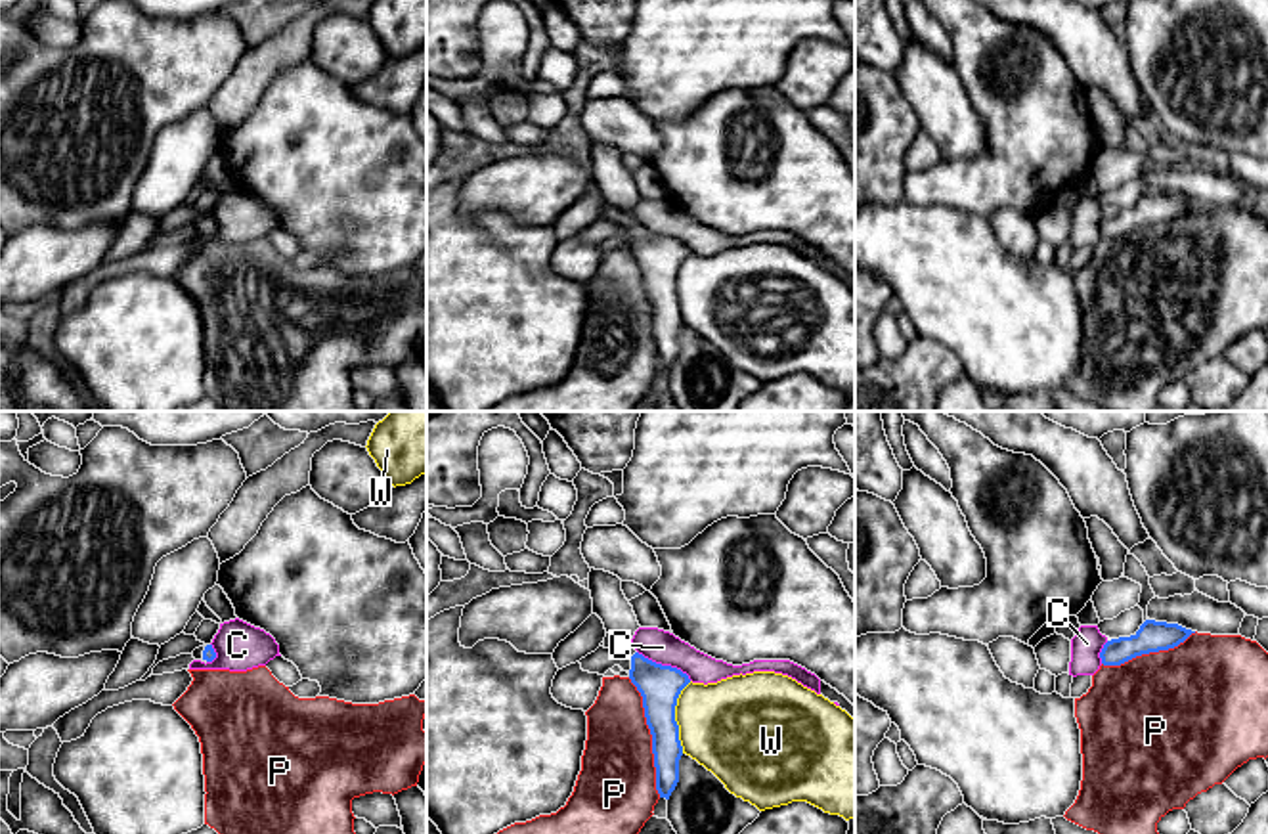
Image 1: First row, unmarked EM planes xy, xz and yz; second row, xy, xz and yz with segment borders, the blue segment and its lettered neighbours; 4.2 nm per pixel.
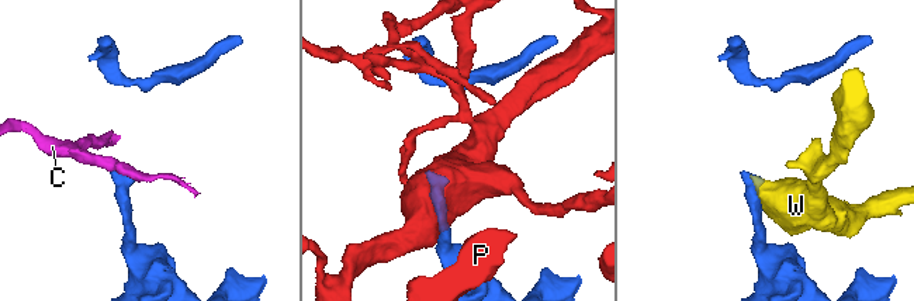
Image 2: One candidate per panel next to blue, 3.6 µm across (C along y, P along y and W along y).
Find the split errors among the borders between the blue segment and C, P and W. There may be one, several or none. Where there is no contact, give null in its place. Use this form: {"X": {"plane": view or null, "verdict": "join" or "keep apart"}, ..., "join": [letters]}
{"C": {"plane": "xz", "verdict": "keep apart"}, "P": {"plane": "xz", "verdict": "keep apart"}, "W": {"plane": "xz", "verdict": "keep apart"}, "join": []}

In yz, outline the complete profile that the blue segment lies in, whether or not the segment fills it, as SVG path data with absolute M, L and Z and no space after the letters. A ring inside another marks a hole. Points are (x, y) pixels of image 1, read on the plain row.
M1146 191L1134 207L1107 212L1100 230L1104 237L1121 237L1142 226L1174 220L1191 205L1178 195Z

